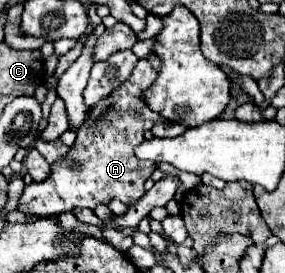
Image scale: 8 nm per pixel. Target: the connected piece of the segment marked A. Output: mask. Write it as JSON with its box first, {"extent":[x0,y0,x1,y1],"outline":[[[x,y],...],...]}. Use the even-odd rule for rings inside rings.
{"extent":[17,59,165,219],"outline":[[[139,59],[131,77],[89,111],[85,129],[77,131],[77,141],[67,159],[61,159],[51,167],[53,173],[49,181],[31,183],[23,189],[17,211],[25,213],[27,217],[47,219],[73,209],[93,209],[95,205],[107,203],[111,199],[119,199],[125,205],[137,201],[137,197],[145,193],[143,183],[157,167],[153,161],[141,161],[133,157],[133,149],[143,141],[145,131],[149,131],[155,123],[165,123],[161,115],[147,109],[145,101],[141,101],[141,93],[155,81],[155,77],[157,71],[153,65],[147,59]],[[73,163],[79,167],[73,169]]]}

